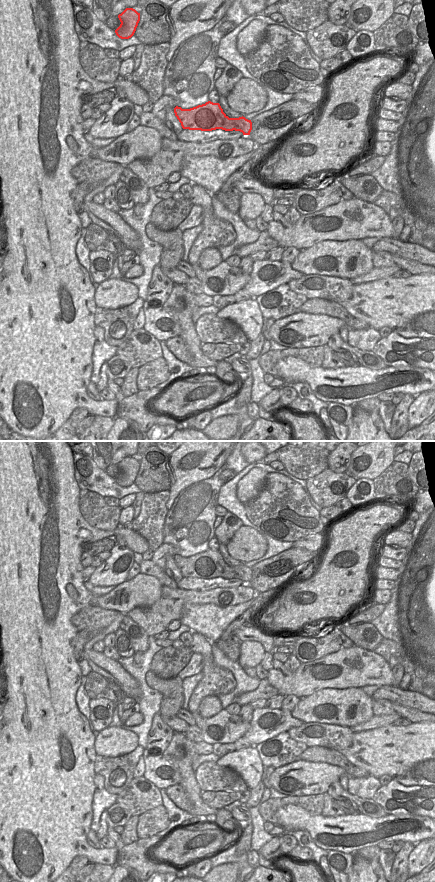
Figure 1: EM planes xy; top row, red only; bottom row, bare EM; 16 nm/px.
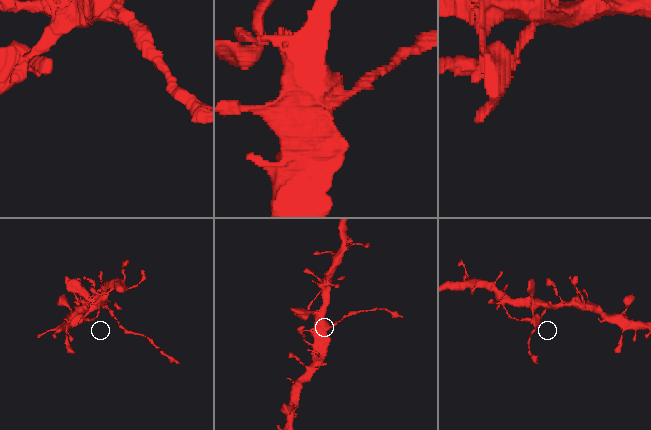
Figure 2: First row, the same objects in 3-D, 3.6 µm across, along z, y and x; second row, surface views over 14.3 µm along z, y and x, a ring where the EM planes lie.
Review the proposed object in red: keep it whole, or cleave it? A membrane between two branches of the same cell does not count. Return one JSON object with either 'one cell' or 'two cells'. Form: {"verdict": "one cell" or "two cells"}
{"verdict": "two cells"}

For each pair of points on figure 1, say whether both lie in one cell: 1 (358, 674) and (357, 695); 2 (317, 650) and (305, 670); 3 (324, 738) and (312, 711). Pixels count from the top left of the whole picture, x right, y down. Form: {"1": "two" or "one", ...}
{"1": "two", "2": "two", "3": "two"}

